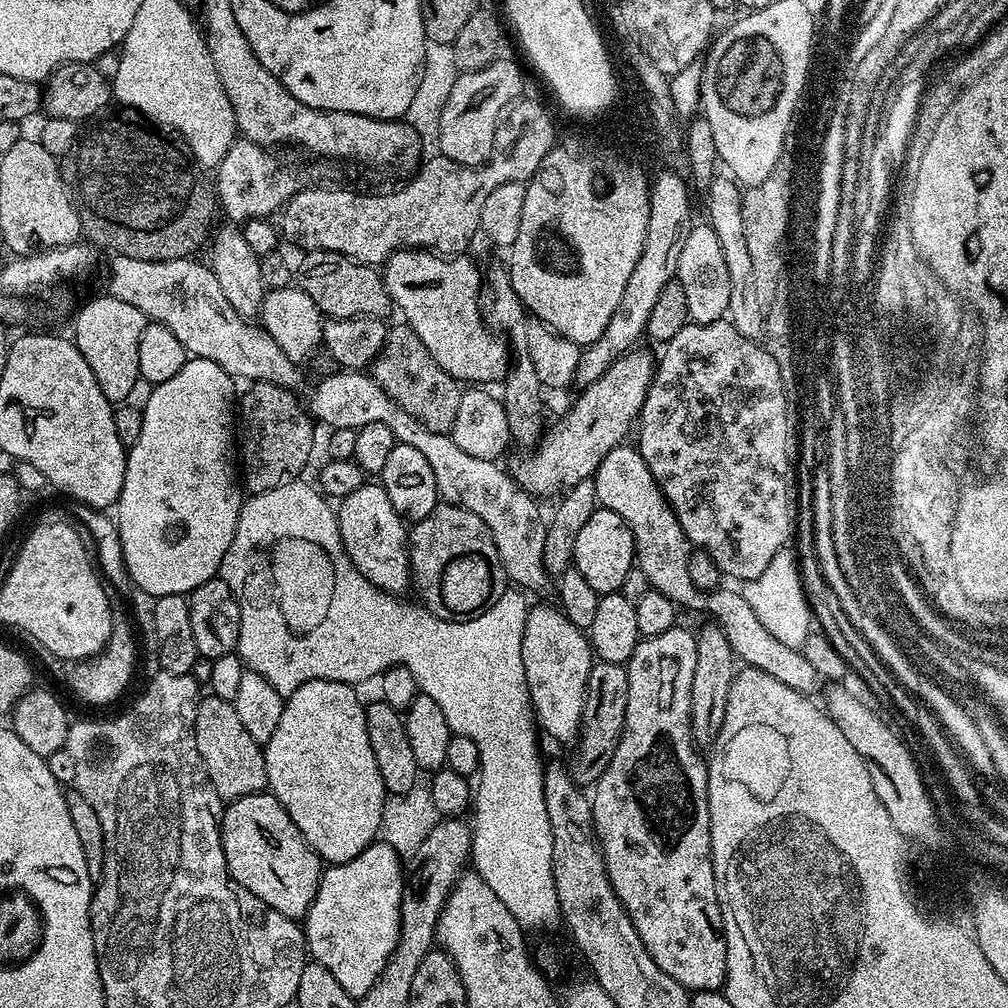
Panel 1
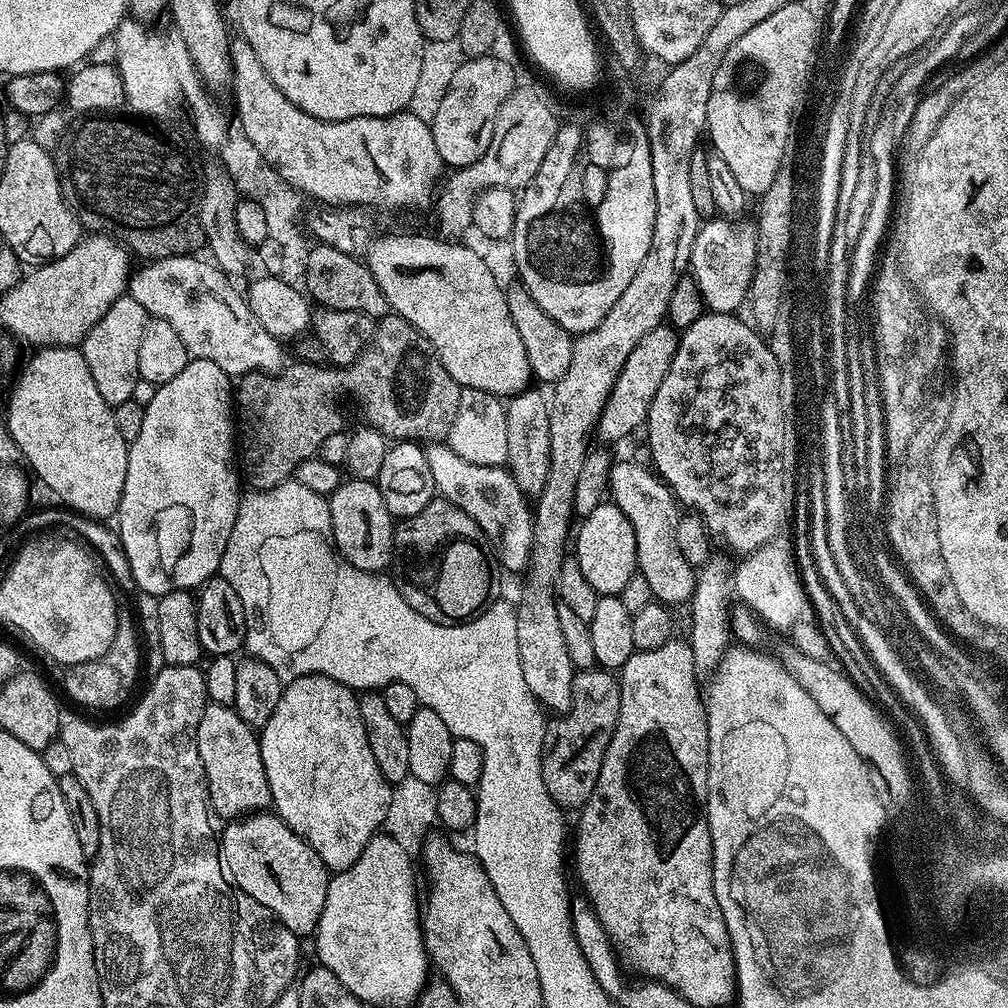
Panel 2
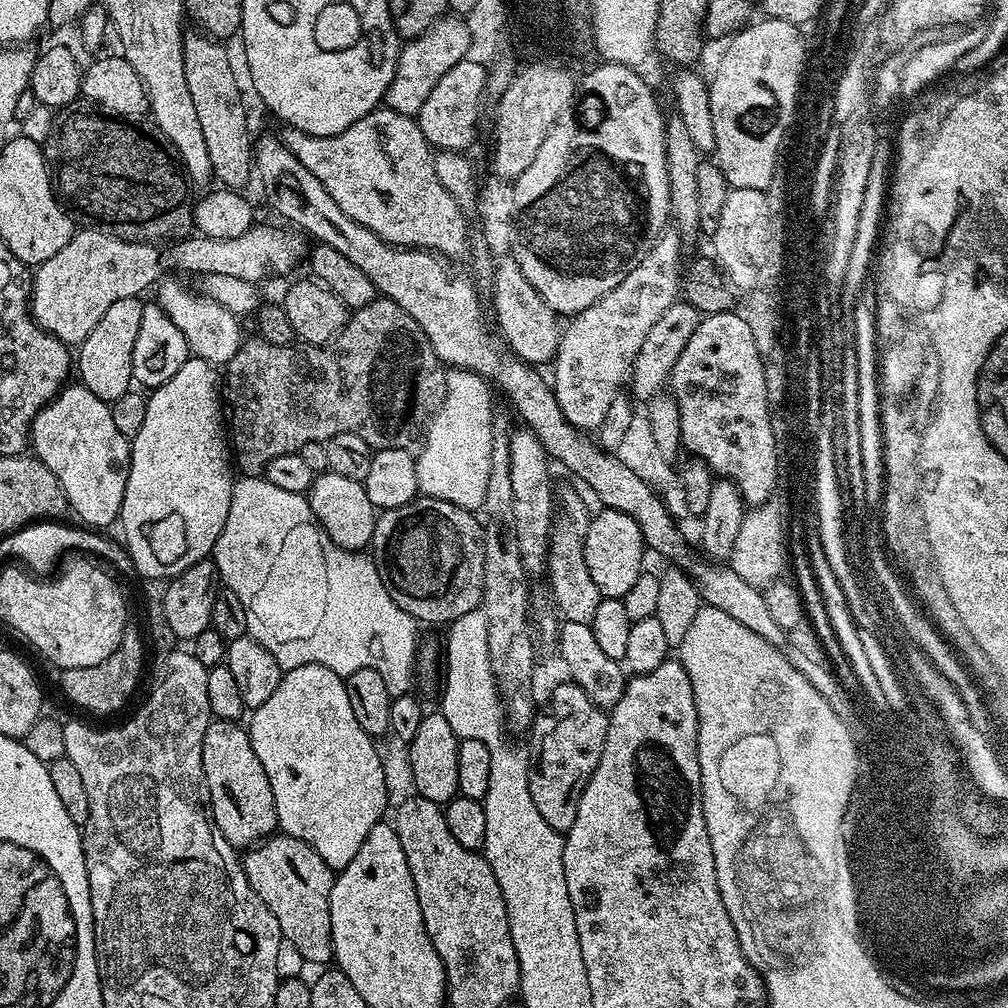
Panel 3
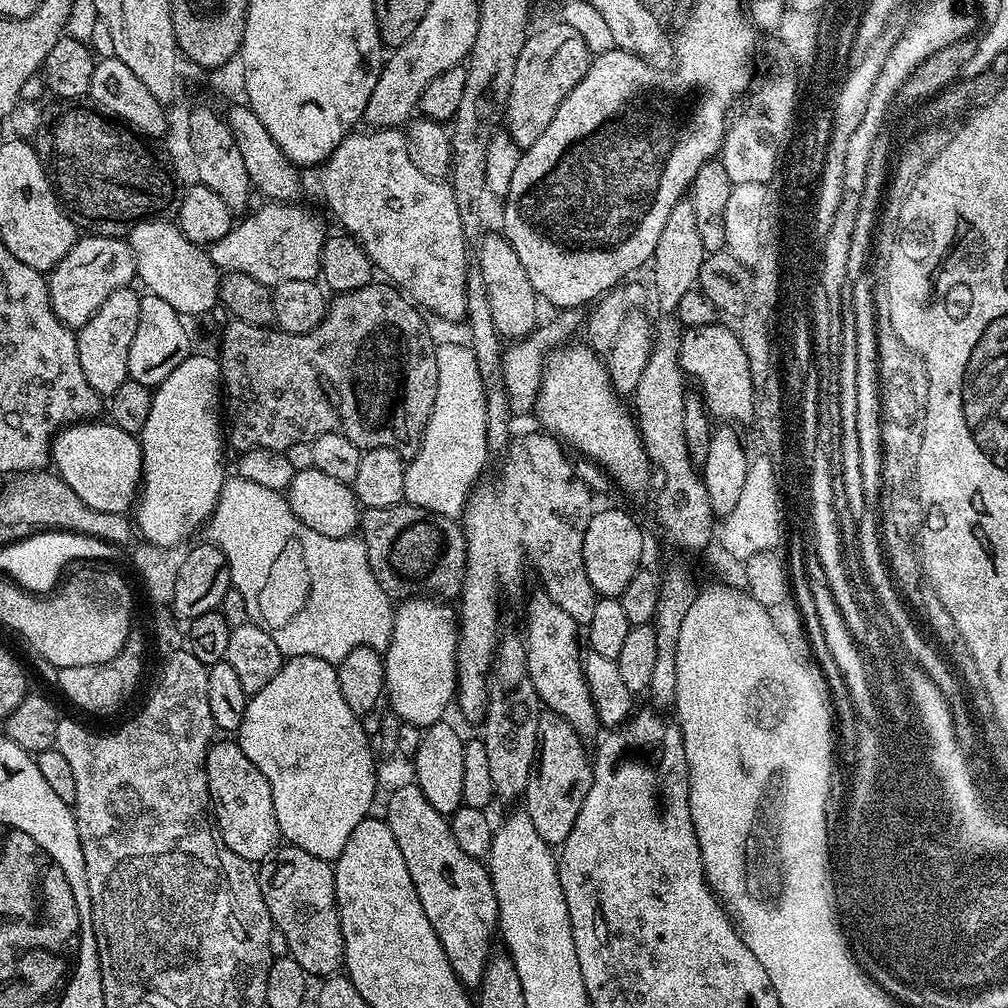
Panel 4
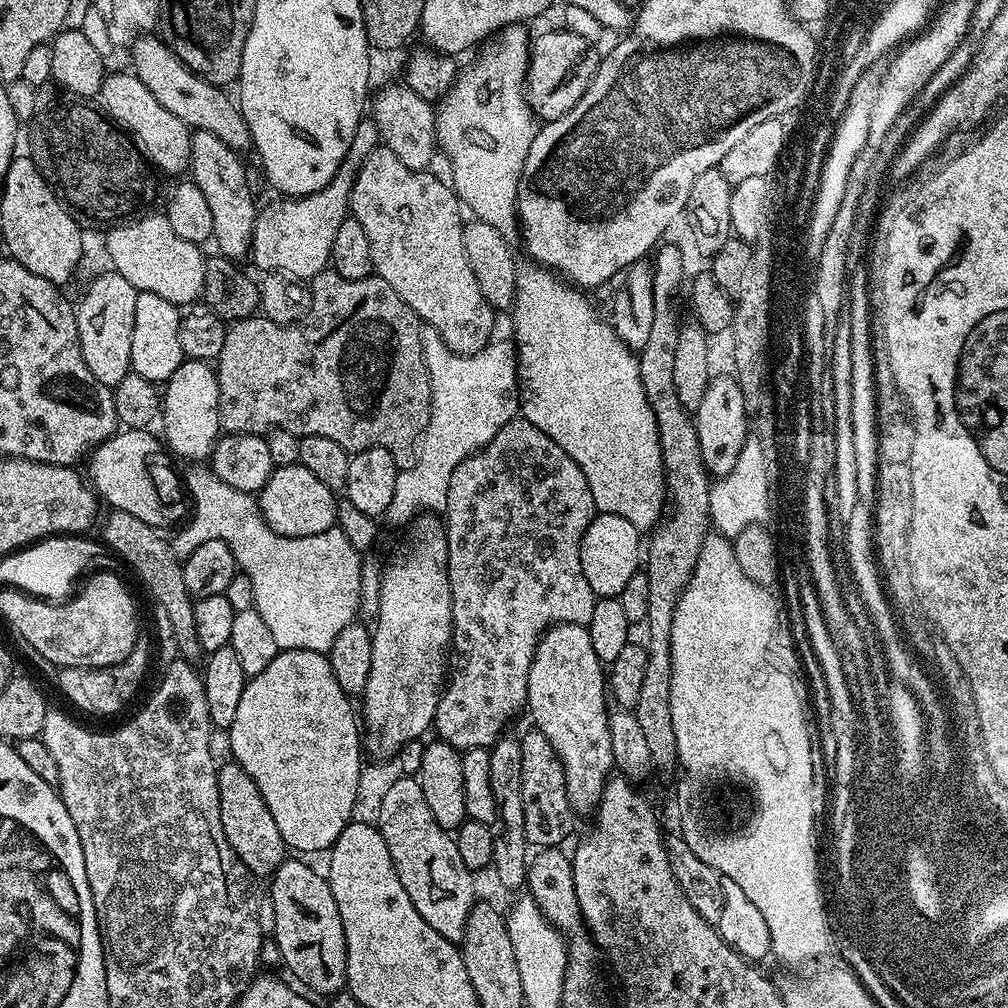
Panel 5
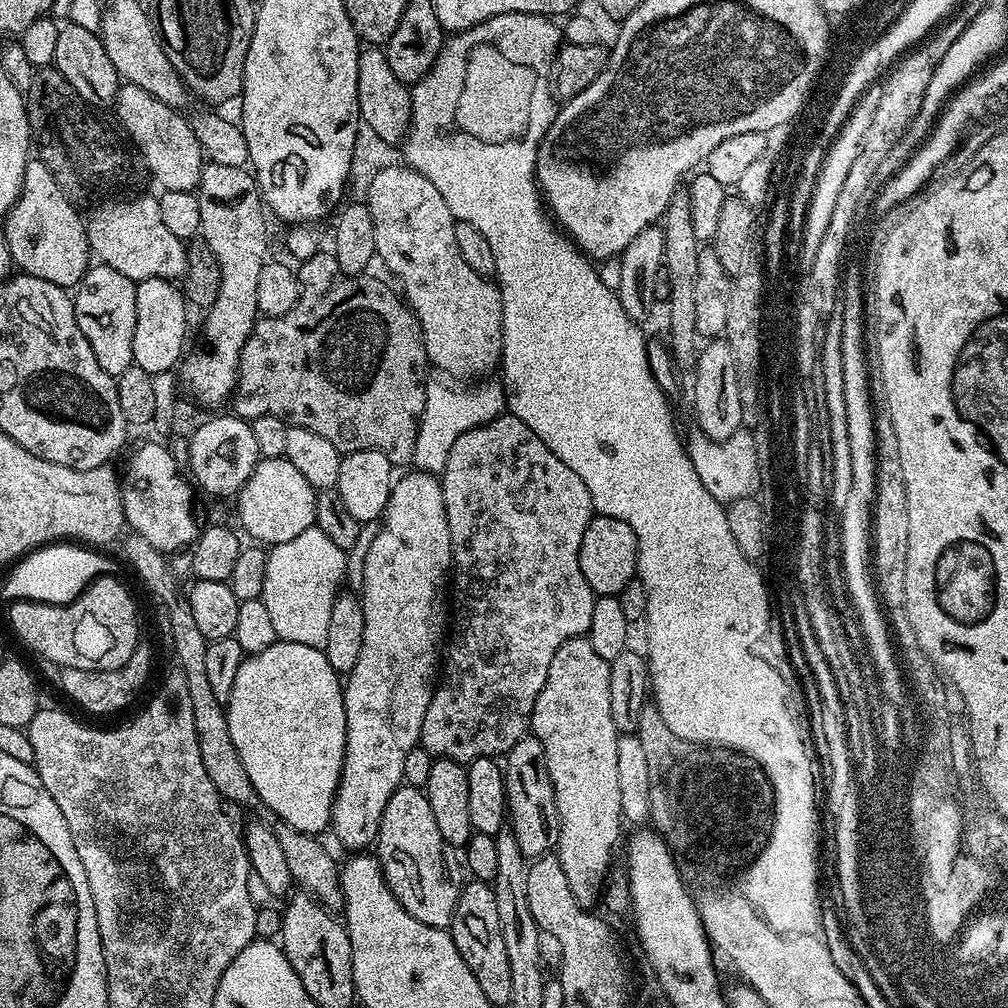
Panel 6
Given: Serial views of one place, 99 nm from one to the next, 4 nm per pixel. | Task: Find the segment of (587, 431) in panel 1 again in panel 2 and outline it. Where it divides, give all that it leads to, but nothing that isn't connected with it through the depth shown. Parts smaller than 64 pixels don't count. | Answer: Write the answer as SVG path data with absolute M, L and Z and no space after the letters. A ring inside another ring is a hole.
M661 326L650 330L634 350L630 350L630 358L626 358L626 366L618 374L618 382L614 382L614 390L606 402L600 415L598 436L604 440L620 440L631 434L635 428L645 425L648 411L654 402L654 394L658 394L658 386L662 386L662 378L666 378L666 370L670 370L670 362L674 362L674 354L680 345L677 329Z

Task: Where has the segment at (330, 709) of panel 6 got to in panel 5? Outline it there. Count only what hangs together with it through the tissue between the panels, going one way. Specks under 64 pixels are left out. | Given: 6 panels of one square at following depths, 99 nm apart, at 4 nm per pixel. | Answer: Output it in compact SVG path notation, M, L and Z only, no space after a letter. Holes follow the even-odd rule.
M285 648L277 652L274 662L270 662L270 666L266 666L266 670L262 670L262 674L251 677L245 683L242 690L242 698L238 702L238 711L234 722L226 729L228 744L232 747L231 759L235 763L240 764L242 770L246 770L246 774L250 774L250 778L254 778L254 786L258 786L266 806L270 806L270 815L274 817L274 826L278 826L278 834L282 834L285 845L291 851L292 848L296 851L293 853L327 853L331 849L333 842L338 838L338 834L342 834L342 830L353 819L352 811L358 798L358 782L360 781L360 770L362 767L362 759L360 760L360 732L362 736L362 728L358 723L357 709L355 712L352 709L352 704L353 701L344 693L342 686L338 686L338 678L334 678L334 670L330 666L325 653Z

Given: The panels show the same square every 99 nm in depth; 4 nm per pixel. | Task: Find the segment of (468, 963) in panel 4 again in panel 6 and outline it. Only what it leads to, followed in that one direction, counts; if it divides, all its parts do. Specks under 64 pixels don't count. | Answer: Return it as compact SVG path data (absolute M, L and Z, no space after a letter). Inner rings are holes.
M407 786L396 788L394 794L390 794L382 814L374 841L374 855L380 862L384 881L394 898L407 912L414 914L418 922L426 922L426 926L448 928L452 923L458 883L448 869L447 854L442 834L434 822L434 810L430 810L424 789Z

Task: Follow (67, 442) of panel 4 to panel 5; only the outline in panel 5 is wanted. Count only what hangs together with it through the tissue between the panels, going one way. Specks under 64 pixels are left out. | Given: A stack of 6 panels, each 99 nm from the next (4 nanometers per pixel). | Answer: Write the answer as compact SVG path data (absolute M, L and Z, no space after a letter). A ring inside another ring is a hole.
M142 428L117 431L115 436L103 440L91 453L86 476L97 497L103 503L105 500L109 509L134 514L152 528L164 530L167 524L185 515L186 492L178 472L172 469L173 457L152 434Z

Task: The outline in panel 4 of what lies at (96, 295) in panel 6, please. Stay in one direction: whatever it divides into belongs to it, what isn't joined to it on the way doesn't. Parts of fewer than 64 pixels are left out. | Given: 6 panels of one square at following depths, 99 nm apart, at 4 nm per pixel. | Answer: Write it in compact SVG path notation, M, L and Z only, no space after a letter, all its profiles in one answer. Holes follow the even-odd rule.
M127 286L114 290L76 332L78 362L82 362L82 374L86 374L86 382L90 382L90 386L94 386L94 390L104 398L112 396L114 390L122 386L122 382L129 380L130 342L134 342L134 330L138 330L138 306L141 298L141 293L134 289L135 287Z

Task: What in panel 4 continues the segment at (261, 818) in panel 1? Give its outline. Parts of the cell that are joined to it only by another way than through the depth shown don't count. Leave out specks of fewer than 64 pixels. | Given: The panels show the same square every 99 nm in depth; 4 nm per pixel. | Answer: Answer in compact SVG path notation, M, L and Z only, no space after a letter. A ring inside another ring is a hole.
M280 846L277 847L276 851L267 860L259 865L258 875L260 877L260 893L270 910L270 918L272 919L274 928L281 931L283 937L286 938L286 943L289 946L288 955L294 958L294 962L298 962L298 966L302 966L302 970L306 970L315 976L327 978L339 973L344 962L344 939L342 938L342 926L340 925L340 910L336 906L336 874L333 865L322 858L314 858L314 854L306 854L306 850L302 850L301 848Z

